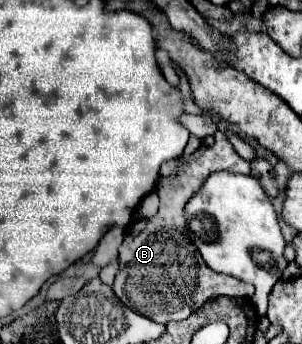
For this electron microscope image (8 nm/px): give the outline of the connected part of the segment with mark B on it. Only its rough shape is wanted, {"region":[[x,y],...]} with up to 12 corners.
{"region":[[223,132],[161,178],[157,216],[119,246],[113,292],[153,322],[253,296],[213,272],[185,204],[219,170],[251,172]]}

